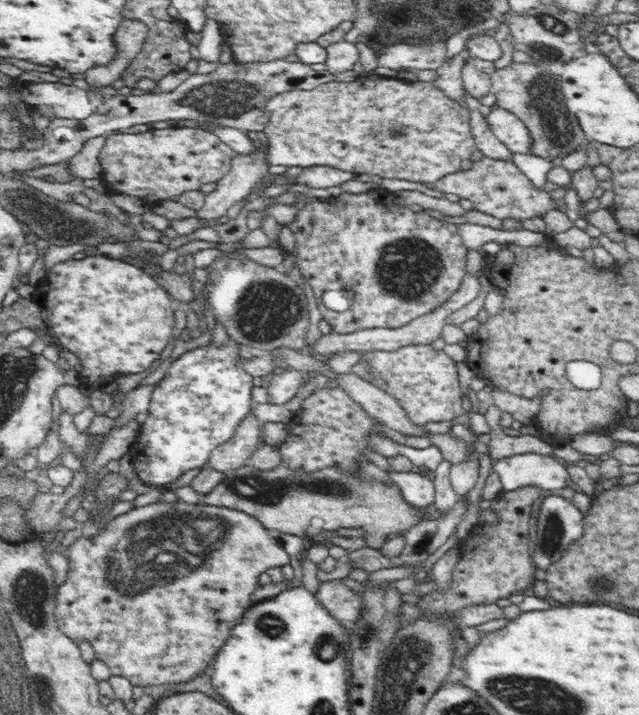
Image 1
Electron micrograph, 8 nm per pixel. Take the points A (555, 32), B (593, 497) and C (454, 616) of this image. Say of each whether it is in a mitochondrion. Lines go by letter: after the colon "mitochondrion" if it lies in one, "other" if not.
A: mitochondrion
B: other
C: other

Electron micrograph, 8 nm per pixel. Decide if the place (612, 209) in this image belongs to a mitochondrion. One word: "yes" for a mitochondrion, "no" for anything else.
no

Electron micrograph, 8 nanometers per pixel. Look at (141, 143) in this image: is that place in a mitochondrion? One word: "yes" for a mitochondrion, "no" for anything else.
no

